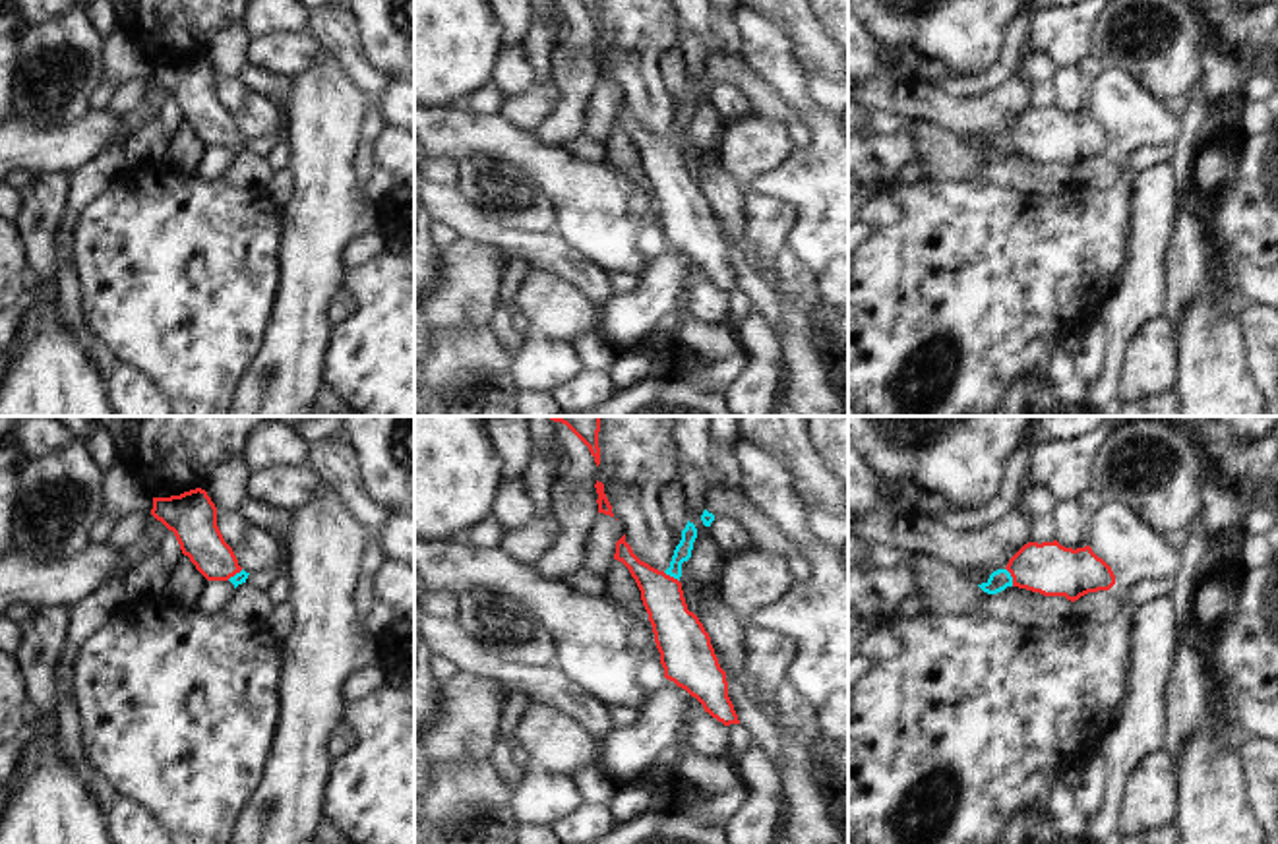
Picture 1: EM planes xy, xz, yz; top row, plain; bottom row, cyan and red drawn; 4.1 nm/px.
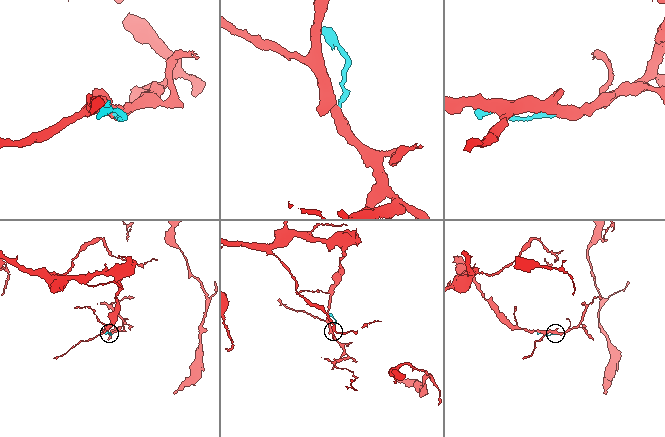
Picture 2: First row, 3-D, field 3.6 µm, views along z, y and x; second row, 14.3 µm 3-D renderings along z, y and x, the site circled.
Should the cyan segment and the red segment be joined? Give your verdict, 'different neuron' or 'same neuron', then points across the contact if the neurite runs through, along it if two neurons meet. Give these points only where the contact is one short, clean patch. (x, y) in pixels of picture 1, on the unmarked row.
same neuron; runs through yz (1000, 146), (1011, 144), (1023, 136), (1052, 136)

